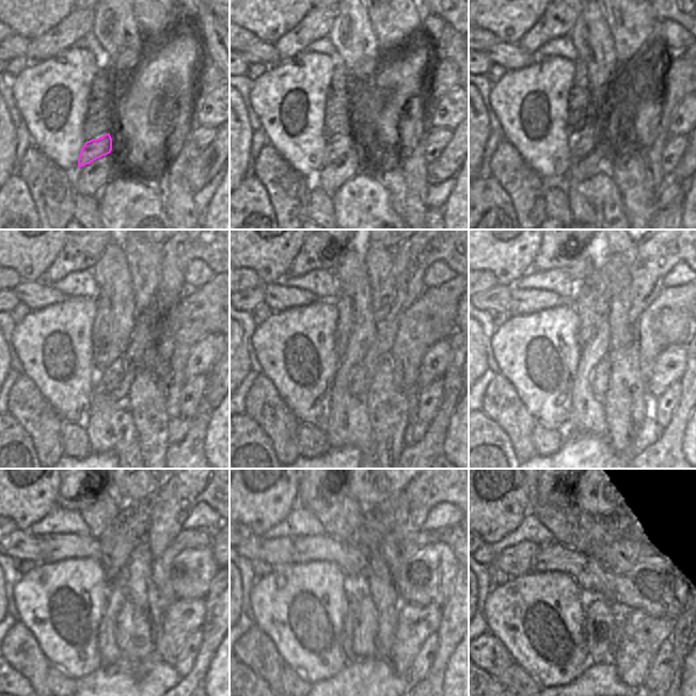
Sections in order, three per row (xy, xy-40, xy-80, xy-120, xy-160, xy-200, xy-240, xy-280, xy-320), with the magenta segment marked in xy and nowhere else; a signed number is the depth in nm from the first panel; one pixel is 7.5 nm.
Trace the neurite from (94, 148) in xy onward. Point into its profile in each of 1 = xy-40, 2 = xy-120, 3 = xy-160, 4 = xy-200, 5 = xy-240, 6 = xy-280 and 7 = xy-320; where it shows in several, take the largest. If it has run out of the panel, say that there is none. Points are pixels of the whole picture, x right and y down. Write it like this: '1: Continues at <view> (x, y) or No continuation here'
1: Continues at xy-40 (336, 146)
2: Continues at xy-120 (106, 380)
3: Continues at xy-160 (358, 375)
4: Continues at xy-200 (600, 377)
5: Continues at xy-240 (124, 622)
6: Continues at xy-280 (364, 629)
7: Continues at xy-320 (600, 626)

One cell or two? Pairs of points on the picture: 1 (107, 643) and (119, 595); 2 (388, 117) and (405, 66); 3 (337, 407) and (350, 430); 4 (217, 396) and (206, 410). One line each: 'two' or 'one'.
1: one
2: one
3: one
4: two

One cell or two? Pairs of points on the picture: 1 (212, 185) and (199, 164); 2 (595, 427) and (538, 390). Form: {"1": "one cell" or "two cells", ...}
{"1": "two cells", "2": "two cells"}

